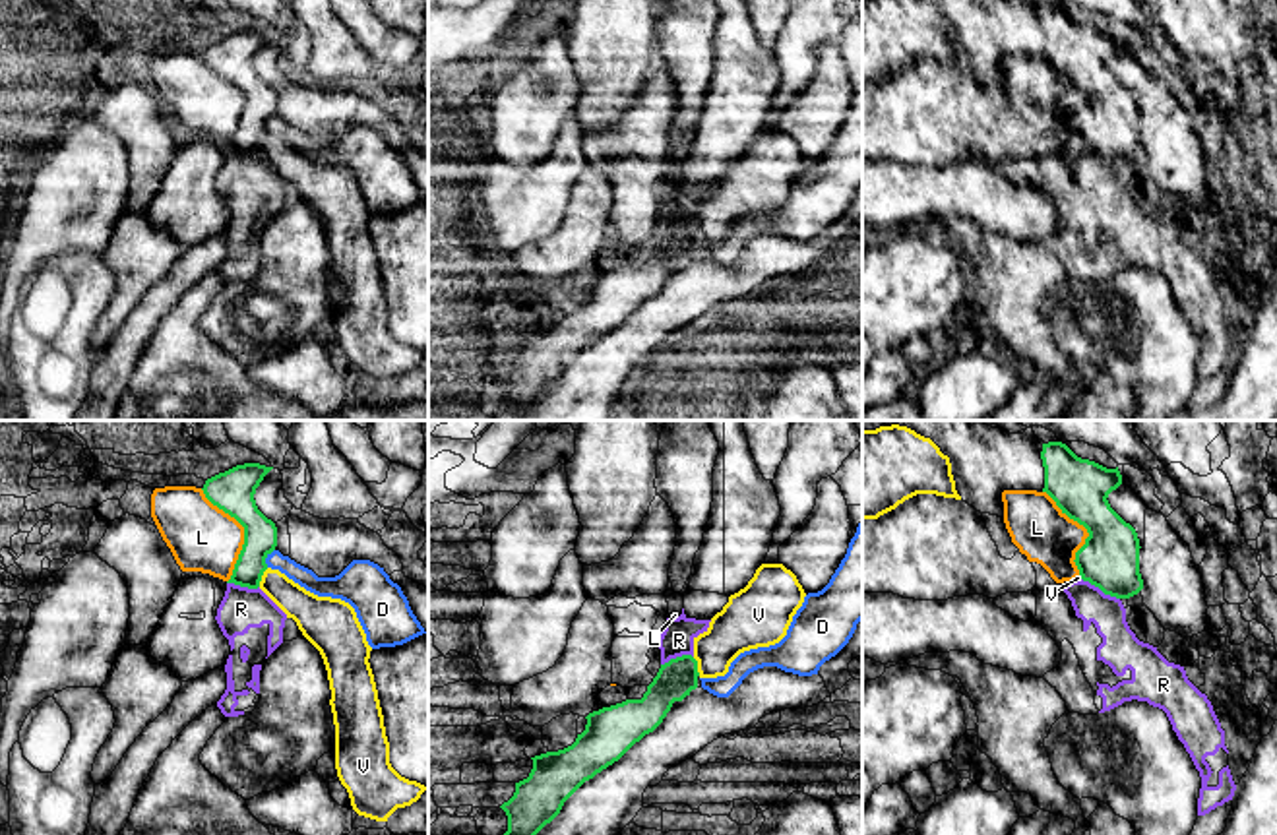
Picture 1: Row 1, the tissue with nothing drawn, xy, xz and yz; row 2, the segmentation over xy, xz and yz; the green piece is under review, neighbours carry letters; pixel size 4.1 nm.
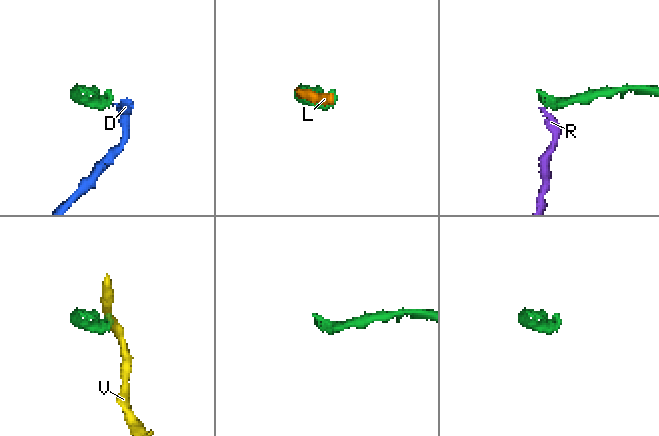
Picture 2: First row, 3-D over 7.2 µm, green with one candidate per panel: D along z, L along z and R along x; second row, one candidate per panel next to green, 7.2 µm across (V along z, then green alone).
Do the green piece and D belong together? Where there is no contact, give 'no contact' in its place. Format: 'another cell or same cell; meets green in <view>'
another cell; meets green in xy

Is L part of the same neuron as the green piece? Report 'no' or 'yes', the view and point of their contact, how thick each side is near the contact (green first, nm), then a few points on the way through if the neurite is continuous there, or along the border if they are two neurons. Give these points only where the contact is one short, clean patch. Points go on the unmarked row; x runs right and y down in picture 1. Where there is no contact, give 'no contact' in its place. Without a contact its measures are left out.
no | xy (245, 99) | 180/280 nm

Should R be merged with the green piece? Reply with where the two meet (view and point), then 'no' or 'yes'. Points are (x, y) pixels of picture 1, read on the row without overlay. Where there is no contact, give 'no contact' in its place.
contact yz (1101, 155); no

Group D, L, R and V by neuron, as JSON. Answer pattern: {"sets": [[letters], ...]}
{"sets": [["D"], ["L"], ["R"], ["V"]]}

